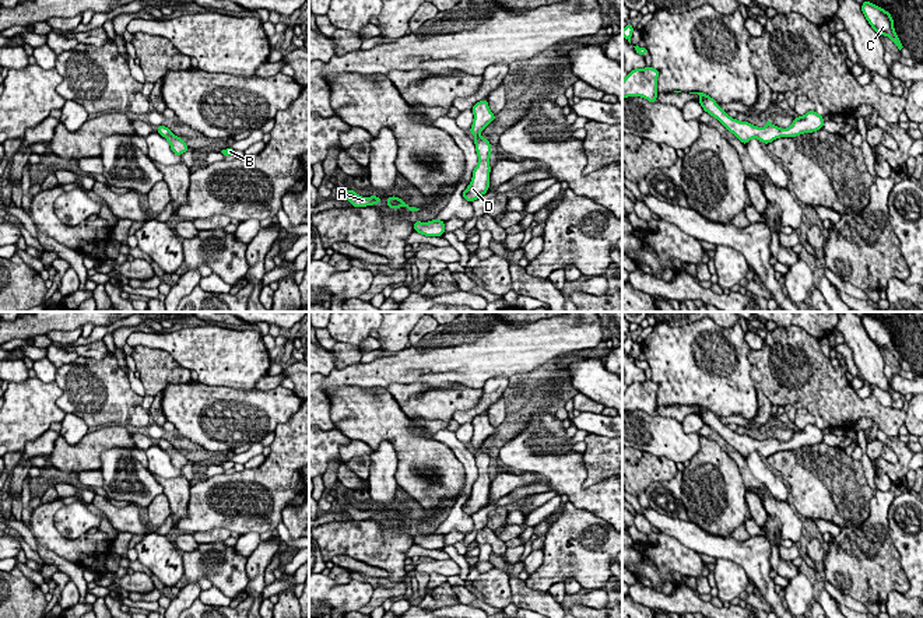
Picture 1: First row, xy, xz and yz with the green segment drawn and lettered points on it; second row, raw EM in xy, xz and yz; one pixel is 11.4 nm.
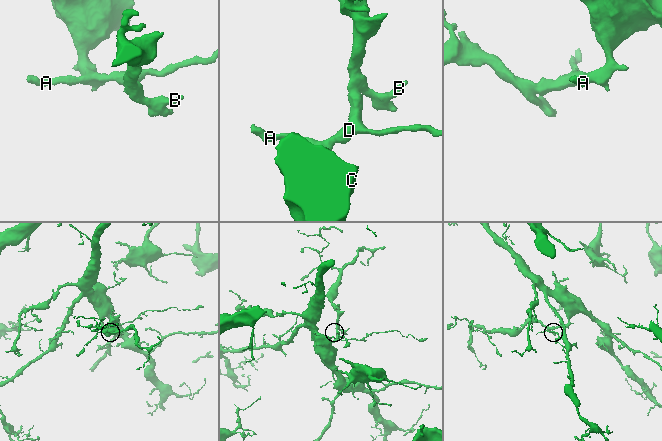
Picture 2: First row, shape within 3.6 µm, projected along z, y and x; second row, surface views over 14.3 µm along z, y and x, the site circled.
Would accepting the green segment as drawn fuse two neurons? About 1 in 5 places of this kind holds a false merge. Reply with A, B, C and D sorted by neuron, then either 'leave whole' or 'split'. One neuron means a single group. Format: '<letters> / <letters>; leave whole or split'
A B C D; leave whole

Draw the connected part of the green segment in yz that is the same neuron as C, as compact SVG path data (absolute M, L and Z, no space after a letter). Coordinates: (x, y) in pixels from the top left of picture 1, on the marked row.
M866 0L861 4L861 11L875 32L888 36L899 50L903 48L895 32L894 18L888 11Z

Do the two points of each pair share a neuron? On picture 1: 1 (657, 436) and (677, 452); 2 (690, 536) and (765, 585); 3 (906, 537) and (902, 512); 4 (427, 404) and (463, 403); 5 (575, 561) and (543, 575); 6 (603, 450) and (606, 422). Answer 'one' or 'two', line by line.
1: one
2: one
3: one
4: one
5: one
6: two

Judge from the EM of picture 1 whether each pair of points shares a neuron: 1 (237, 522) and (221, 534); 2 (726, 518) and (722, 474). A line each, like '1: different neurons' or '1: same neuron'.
1: different neurons
2: same neuron

